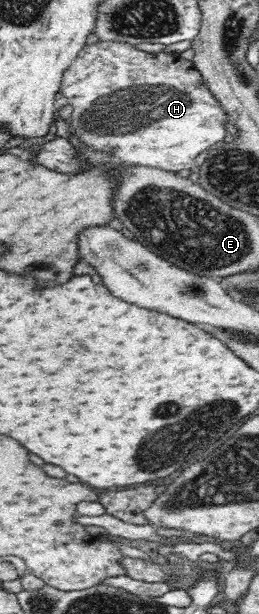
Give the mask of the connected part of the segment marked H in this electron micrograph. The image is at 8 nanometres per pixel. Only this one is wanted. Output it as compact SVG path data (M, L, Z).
M100 40L86 44L79 51L72 65L62 74L59 91L68 98L70 130L79 143L92 150L110 152L122 164L178 172L195 167L194 159L199 153L226 137L224 123L228 122L228 114L202 81L195 64L177 53L164 50L148 53L130 43Z

